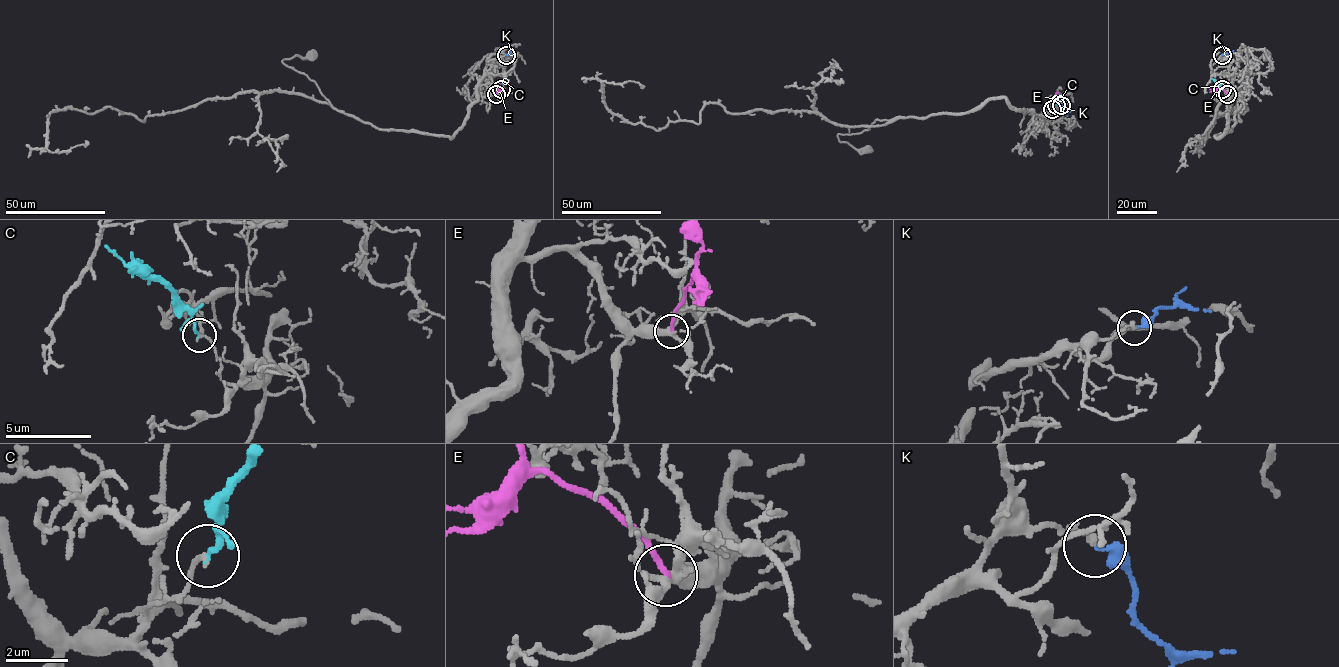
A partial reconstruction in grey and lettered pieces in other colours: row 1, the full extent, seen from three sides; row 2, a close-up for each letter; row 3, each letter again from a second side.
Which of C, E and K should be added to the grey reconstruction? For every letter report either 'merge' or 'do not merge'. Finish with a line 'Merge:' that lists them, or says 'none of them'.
C: do not merge
E: do not merge
K: do not merge
Merge: none of them

